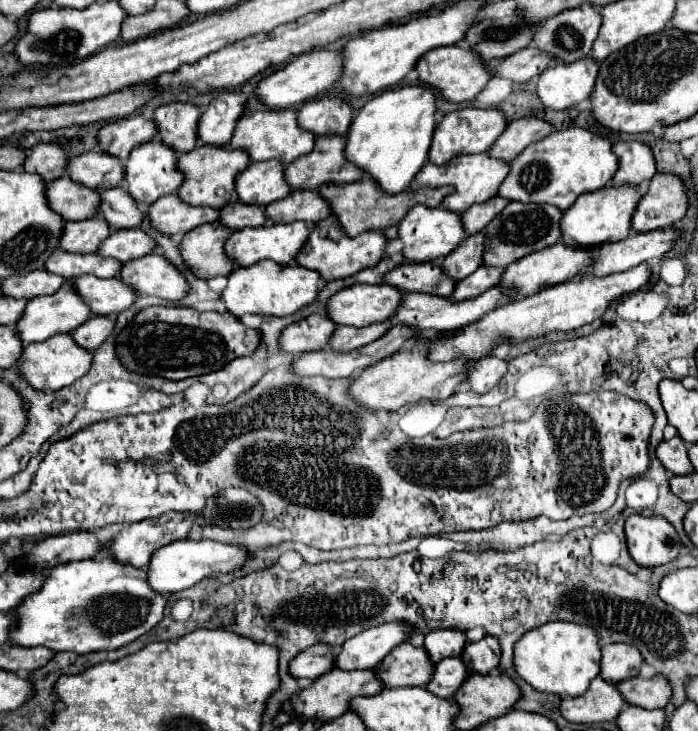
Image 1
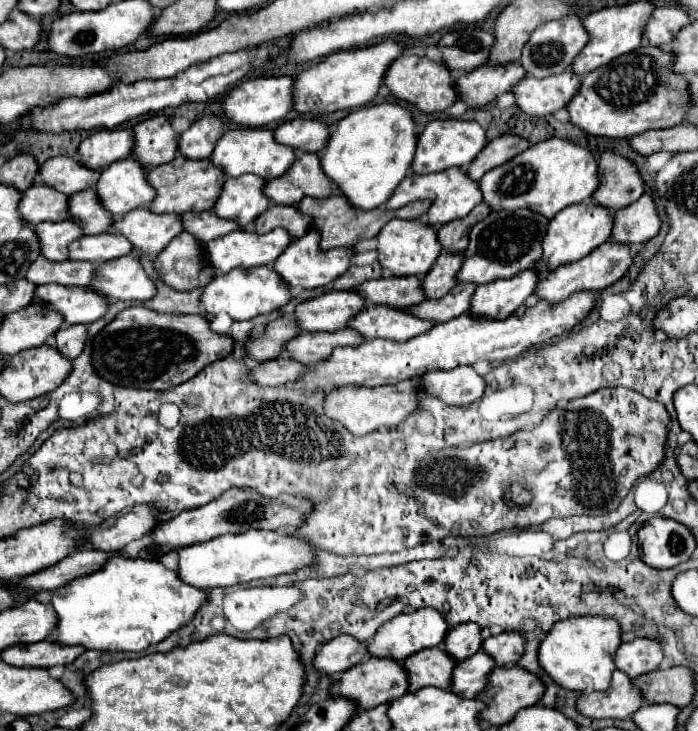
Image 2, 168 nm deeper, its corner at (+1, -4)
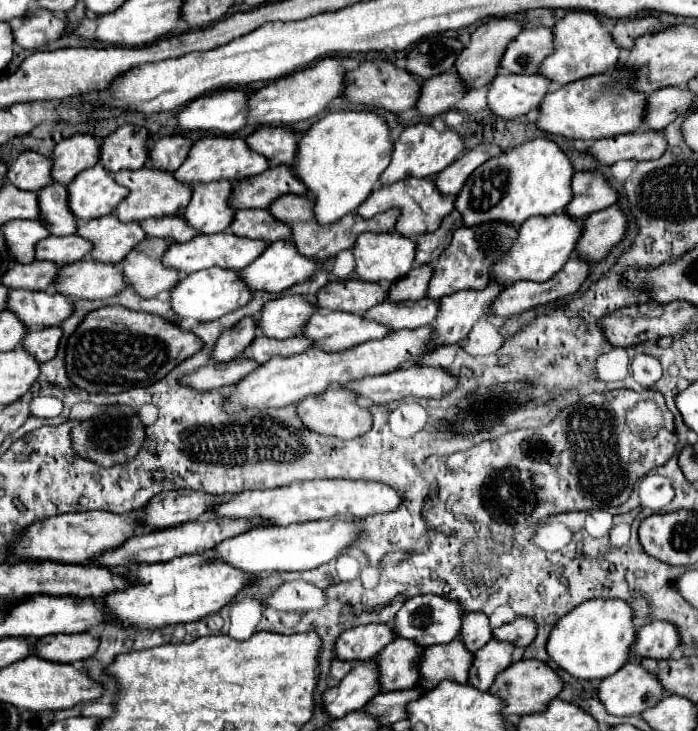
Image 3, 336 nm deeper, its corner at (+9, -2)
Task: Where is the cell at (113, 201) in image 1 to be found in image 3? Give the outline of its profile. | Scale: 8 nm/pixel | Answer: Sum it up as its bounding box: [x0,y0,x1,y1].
[38,183,76,235]

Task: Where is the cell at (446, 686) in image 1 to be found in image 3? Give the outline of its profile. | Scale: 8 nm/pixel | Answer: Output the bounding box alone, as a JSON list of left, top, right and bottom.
[470,639,514,691]

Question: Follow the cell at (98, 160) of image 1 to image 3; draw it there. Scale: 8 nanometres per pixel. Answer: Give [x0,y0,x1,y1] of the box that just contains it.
[6,151,52,191]

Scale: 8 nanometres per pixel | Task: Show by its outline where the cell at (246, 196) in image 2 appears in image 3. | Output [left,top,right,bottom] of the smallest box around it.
[182,181,236,233]

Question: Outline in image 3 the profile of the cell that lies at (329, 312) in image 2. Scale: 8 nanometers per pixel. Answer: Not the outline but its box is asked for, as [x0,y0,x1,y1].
[256,295,316,339]

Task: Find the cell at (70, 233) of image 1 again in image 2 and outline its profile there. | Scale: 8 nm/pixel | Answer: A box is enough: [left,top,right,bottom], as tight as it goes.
[36,221,84,261]

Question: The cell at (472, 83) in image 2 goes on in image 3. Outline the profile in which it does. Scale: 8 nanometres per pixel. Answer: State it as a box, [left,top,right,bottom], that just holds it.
[414,73,466,119]

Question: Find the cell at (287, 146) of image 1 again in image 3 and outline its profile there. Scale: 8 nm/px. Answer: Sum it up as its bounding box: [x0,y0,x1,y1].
[174,137,268,185]

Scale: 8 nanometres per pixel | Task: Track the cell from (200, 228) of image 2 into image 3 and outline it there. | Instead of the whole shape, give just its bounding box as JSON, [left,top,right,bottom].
[140,217,198,243]

